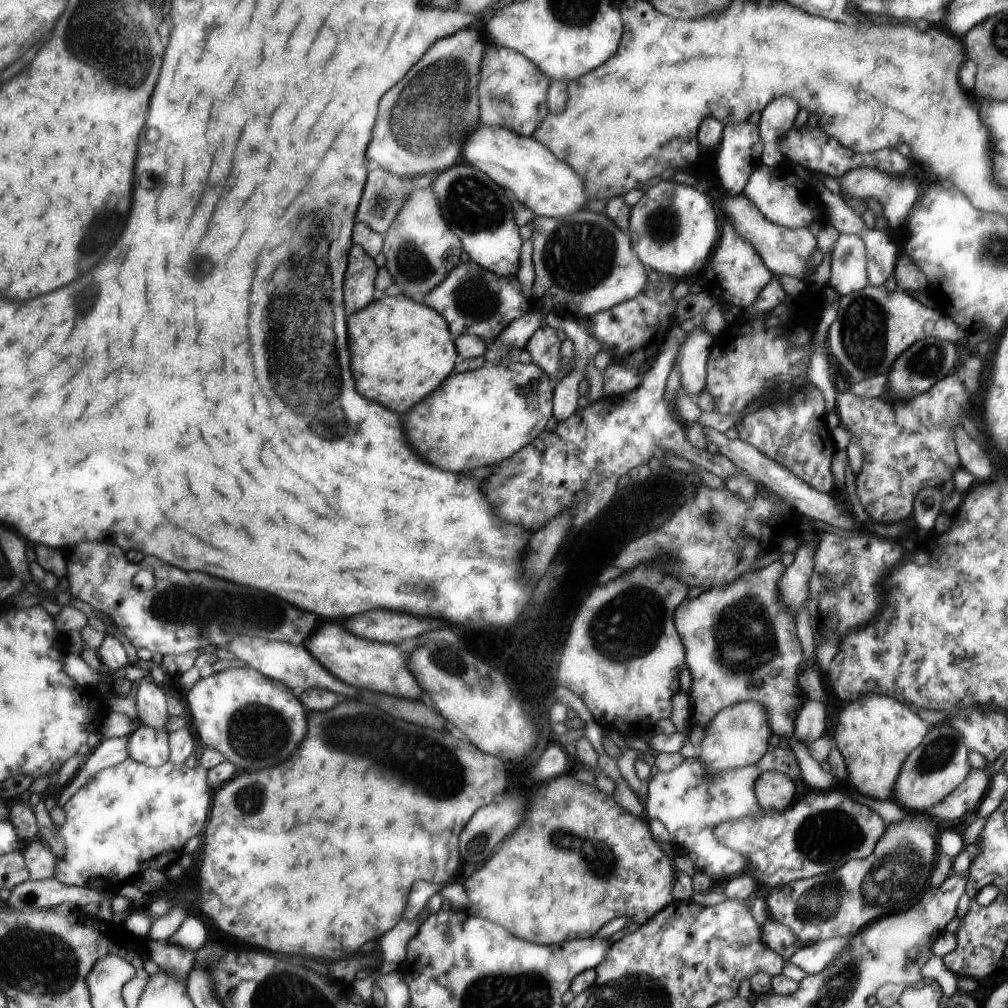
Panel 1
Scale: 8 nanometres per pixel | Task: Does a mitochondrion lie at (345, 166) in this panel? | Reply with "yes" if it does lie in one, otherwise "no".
no

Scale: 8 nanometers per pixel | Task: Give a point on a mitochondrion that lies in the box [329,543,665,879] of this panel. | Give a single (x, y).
(444, 778)

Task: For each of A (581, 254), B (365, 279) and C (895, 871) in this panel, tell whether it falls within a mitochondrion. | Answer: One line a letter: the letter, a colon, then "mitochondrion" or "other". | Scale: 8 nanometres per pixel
A: mitochondrion
B: other
C: mitochondrion

